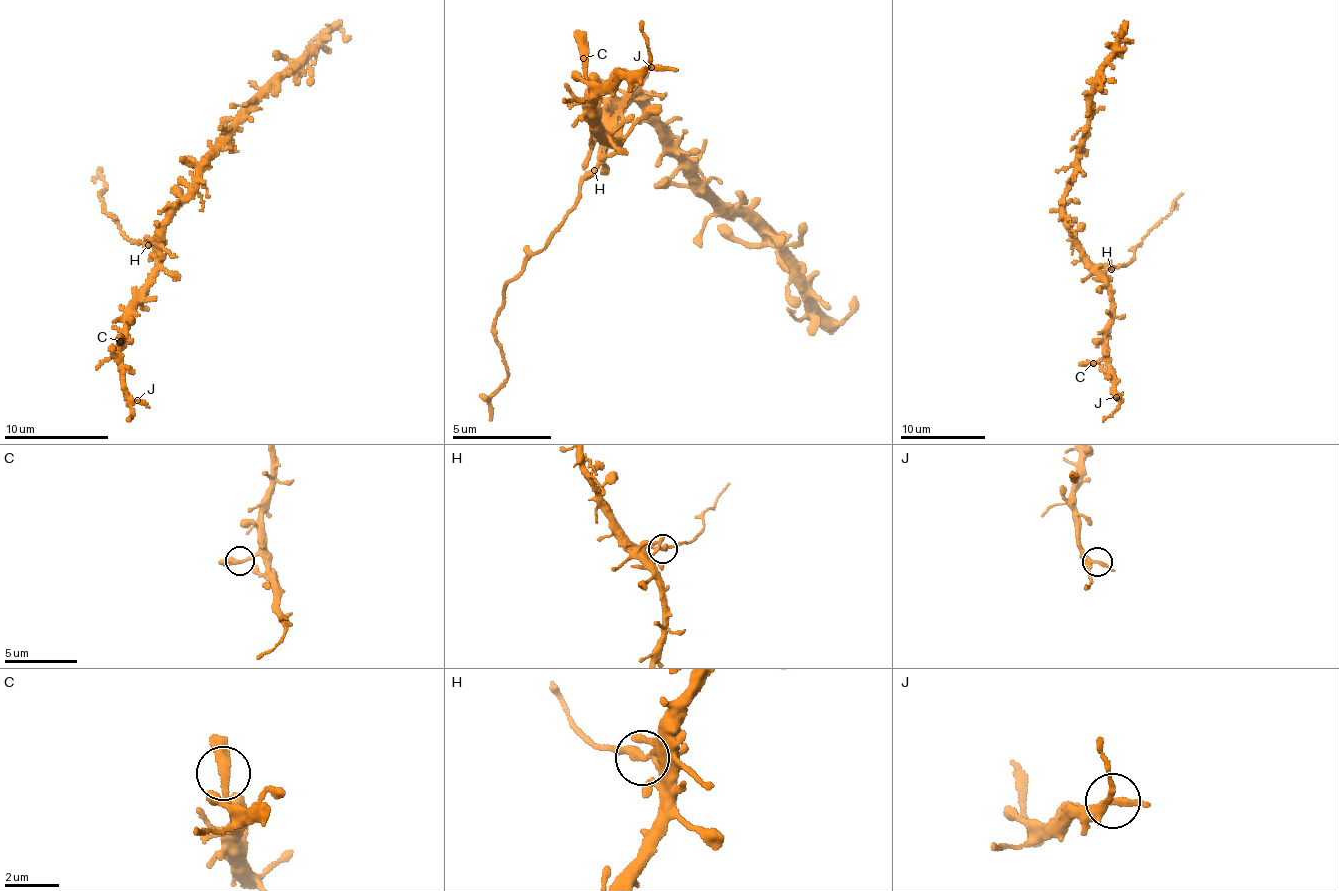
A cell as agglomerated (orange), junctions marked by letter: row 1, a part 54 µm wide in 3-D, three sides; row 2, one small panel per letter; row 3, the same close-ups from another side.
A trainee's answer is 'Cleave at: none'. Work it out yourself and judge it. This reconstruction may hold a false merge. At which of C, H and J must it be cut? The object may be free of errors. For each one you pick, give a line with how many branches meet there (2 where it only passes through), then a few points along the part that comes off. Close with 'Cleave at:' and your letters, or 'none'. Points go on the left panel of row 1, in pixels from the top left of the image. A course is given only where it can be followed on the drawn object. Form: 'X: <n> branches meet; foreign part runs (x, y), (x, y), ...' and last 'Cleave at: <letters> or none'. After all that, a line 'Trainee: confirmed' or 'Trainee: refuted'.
H: 3 branches meet; foreign part runs (149, 246), (124, 236), (118, 221), (105, 211), (98, 195), (107, 187), (101, 169)
Cleave at: H
Trainee: refuted

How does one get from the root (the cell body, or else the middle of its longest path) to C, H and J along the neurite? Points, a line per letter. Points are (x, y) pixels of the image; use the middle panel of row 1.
C: (630, 94), (606, 108), (622, 135), (612, 140), (612, 129), (601, 127), (596, 114), (598, 90), (583, 58)
H: (630, 94), (632, 100), (597, 126), (600, 134), (600, 166), (595, 171)
J: (630, 94), (606, 108), (622, 135), (612, 140), (593, 105), (600, 91), (594, 94), (616, 73), (651, 67)

